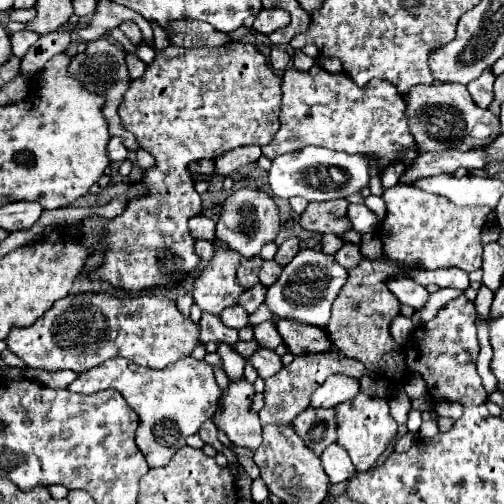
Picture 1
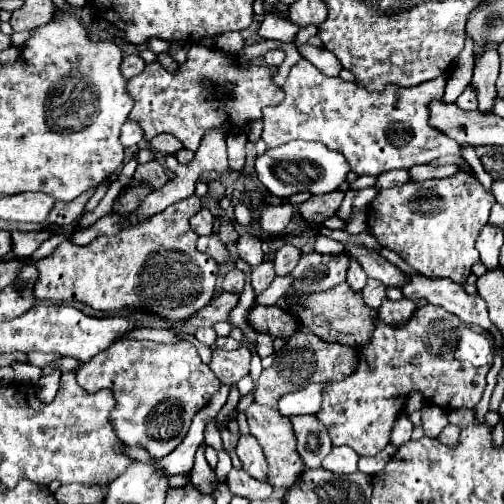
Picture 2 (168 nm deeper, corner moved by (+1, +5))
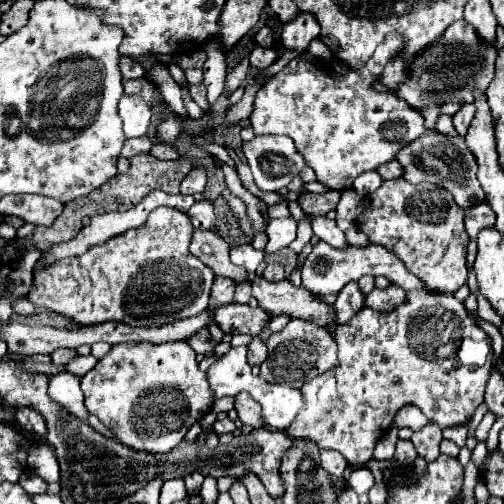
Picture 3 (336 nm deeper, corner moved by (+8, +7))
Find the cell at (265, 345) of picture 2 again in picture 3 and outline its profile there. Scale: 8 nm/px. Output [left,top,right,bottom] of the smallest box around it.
[248,337,266,365]

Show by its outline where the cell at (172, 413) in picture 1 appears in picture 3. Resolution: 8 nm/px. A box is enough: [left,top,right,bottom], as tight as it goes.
[82,341,212,453]

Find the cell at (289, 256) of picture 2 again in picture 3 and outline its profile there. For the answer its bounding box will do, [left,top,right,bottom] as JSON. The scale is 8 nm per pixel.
[262,263,286,281]

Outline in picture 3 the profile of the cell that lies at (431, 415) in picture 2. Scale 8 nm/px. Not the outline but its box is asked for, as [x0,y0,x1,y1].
[412,421,442,461]

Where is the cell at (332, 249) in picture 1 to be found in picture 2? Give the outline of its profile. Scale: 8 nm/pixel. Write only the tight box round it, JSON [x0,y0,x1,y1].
[315,235,343,255]

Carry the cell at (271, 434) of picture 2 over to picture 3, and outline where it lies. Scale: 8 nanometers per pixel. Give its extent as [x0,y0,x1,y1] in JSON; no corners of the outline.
[236,393,264,429]

